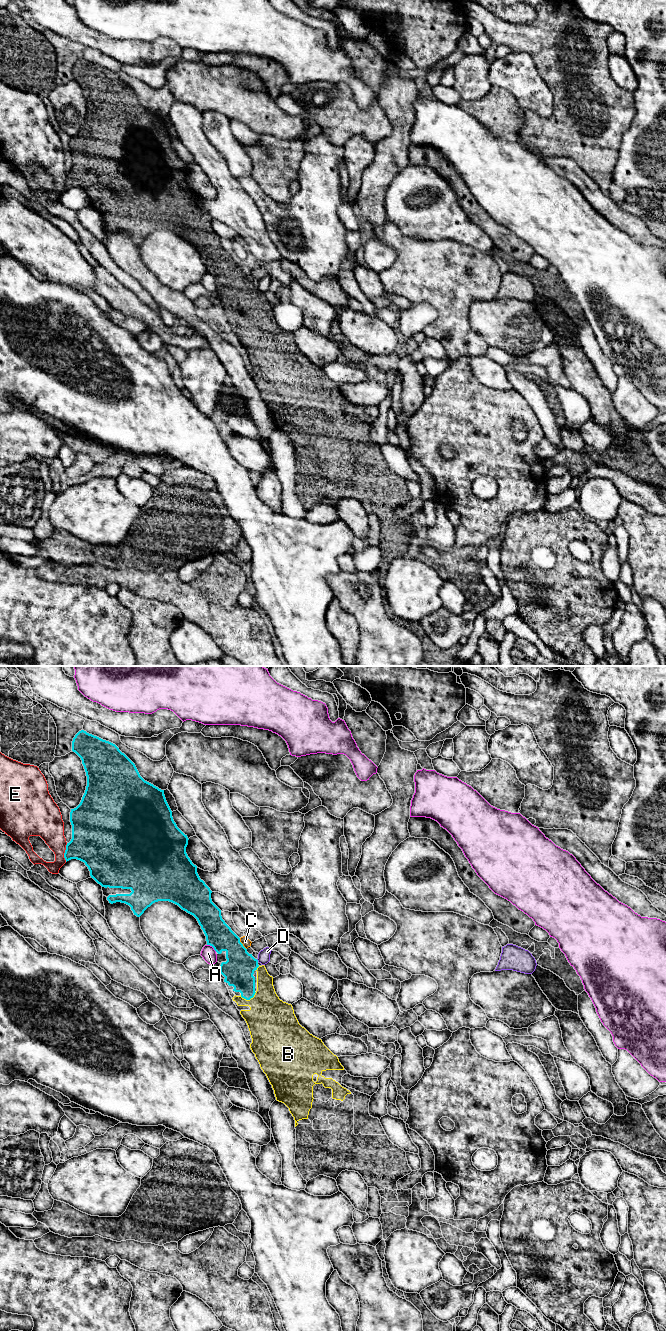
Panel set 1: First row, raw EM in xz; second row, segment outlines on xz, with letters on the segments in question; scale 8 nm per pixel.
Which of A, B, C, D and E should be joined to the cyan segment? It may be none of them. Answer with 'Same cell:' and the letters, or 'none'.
Same cell: B

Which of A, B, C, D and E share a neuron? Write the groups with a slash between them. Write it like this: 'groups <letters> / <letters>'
groups A / B / C / D / E

